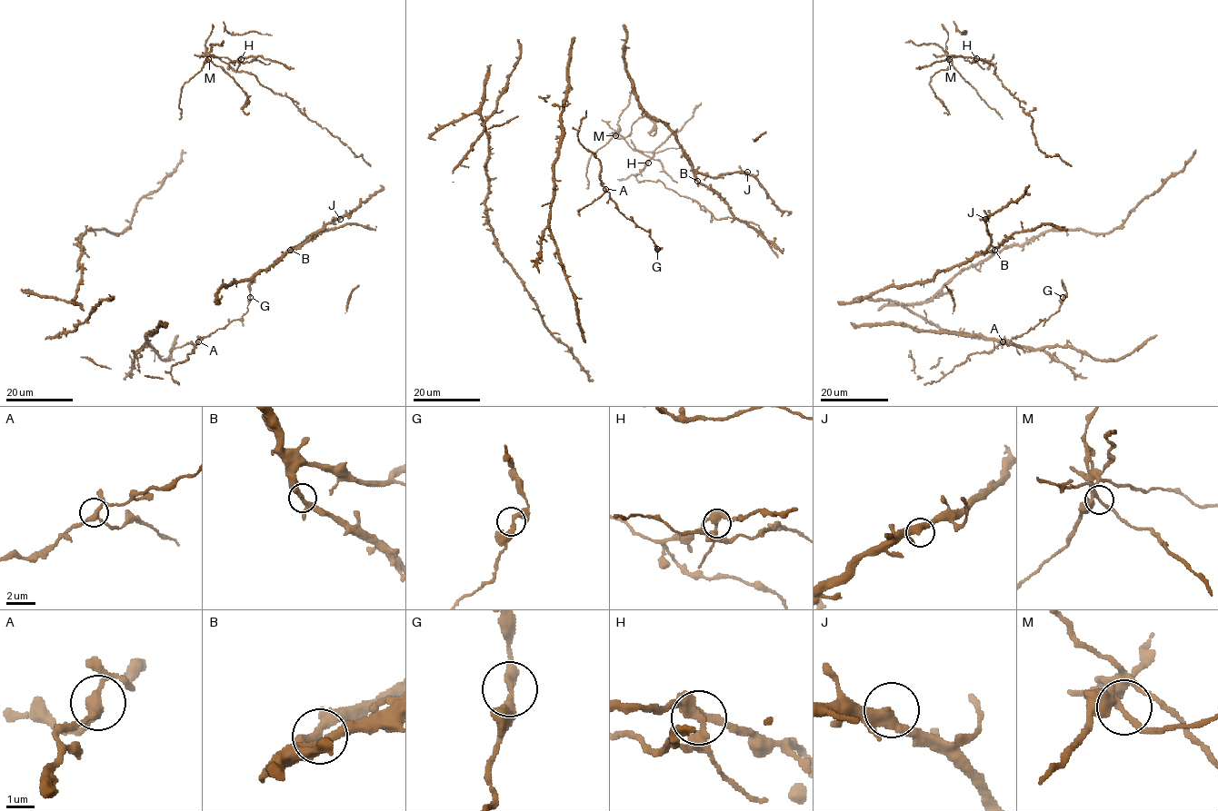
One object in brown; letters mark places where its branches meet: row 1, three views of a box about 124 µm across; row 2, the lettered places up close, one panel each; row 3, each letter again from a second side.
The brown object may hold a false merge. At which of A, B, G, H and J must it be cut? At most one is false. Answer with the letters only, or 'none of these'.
H

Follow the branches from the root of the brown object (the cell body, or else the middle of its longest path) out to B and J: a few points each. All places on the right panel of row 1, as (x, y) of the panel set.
B: (863, 296), (871, 296), (893, 286), (926, 282), (937, 272), (969, 261), (978, 254), (994, 250)
J: (863, 296), (871, 296), (893, 286), (926, 282), (937, 272), (981, 254), (990, 244), (985, 219)

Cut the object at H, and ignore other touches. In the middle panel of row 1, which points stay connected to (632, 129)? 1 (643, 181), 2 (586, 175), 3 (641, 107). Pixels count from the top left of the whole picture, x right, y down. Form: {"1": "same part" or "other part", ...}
{"1": "other part", "2": "same part", "3": "other part"}

